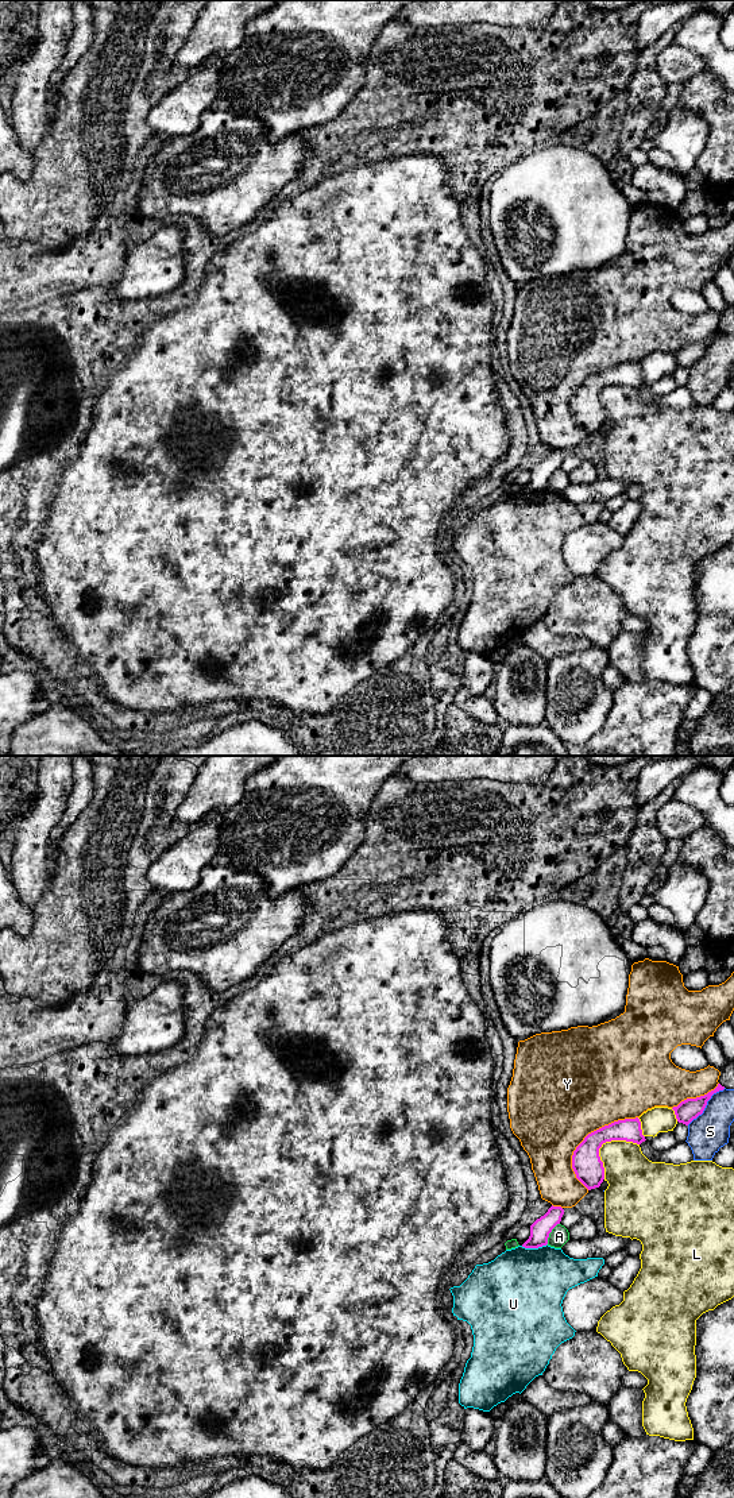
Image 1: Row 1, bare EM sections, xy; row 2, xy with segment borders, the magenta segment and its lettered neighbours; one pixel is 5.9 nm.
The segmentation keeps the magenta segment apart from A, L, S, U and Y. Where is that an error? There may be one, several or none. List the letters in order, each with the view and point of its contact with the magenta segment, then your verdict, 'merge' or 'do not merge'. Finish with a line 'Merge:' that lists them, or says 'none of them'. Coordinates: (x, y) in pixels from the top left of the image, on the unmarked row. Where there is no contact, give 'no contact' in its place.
A: meets magenta in xy at (549, 477); do not merge
L: meets magenta in xy at (603, 386); do not merge
S: meets magenta in xy at (706, 348); do not merge
U: meets magenta in xy at (533, 491); do not merge
Y: meets magenta in xy at (584, 382); do not merge
Merge: none of them

